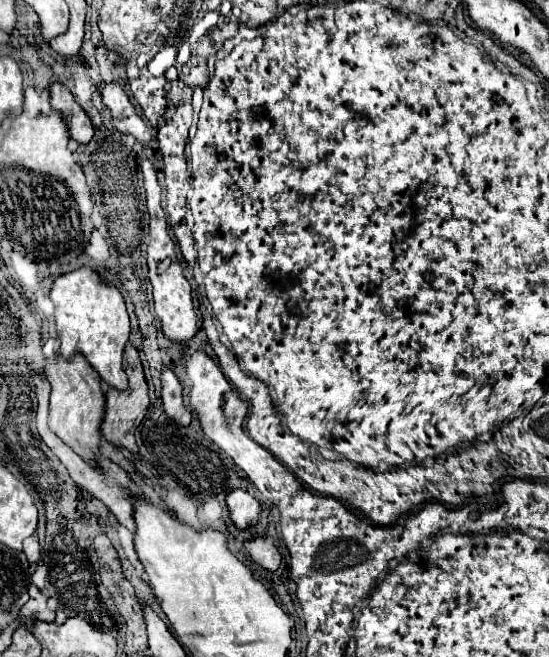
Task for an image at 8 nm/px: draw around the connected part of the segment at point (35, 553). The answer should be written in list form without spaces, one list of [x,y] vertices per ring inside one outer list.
[[[31,536],[31,538],[25,540],[23,552],[25,552],[29,564],[37,564],[37,560],[39,560],[39,542],[37,542],[37,536]]]

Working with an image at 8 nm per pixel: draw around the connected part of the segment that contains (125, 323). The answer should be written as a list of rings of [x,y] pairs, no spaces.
[[[81,266],[55,278],[51,286],[51,300],[55,304],[55,322],[61,330],[61,352],[67,358],[81,352],[99,372],[103,382],[117,390],[127,388],[121,356],[129,338],[129,314],[121,292],[111,282],[105,282],[97,270]]]

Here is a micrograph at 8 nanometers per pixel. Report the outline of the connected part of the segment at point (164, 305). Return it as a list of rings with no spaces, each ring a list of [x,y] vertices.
[[[149,158],[141,160],[145,190],[147,190],[147,210],[151,216],[149,224],[149,244],[147,244],[147,266],[149,266],[149,280],[153,286],[153,300],[155,300],[155,312],[161,320],[163,334],[173,342],[187,342],[197,330],[197,316],[193,312],[193,300],[191,300],[191,284],[187,282],[183,274],[183,266],[177,260],[175,254],[175,242],[167,232],[167,218],[161,208],[161,186],[157,182],[157,170]]]

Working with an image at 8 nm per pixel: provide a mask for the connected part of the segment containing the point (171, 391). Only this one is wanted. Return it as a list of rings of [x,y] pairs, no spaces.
[[[163,368],[163,372],[161,372],[161,400],[163,400],[163,410],[177,424],[189,426],[191,412],[185,408],[181,392],[183,392],[183,386],[177,380],[177,376],[169,368]]]

